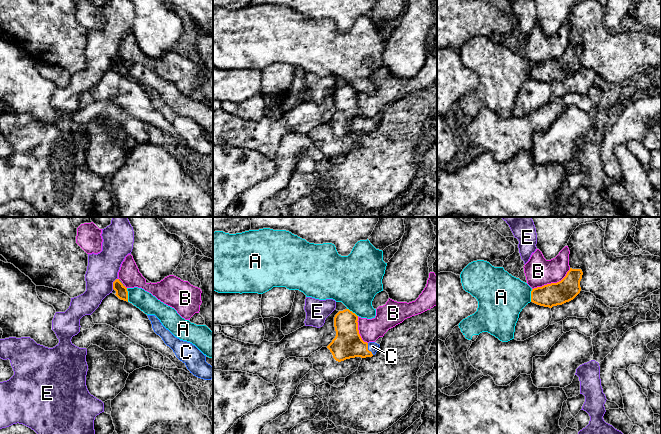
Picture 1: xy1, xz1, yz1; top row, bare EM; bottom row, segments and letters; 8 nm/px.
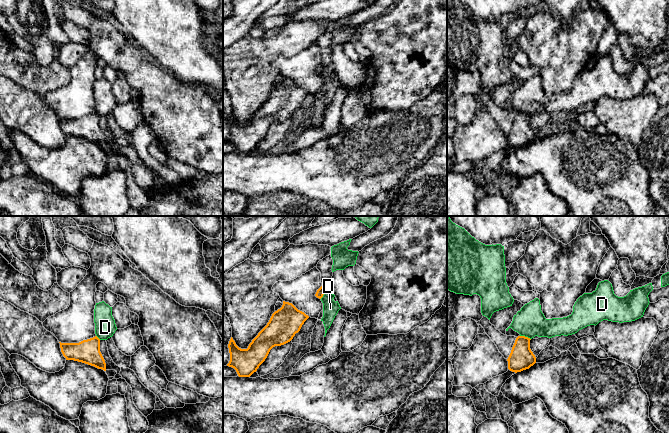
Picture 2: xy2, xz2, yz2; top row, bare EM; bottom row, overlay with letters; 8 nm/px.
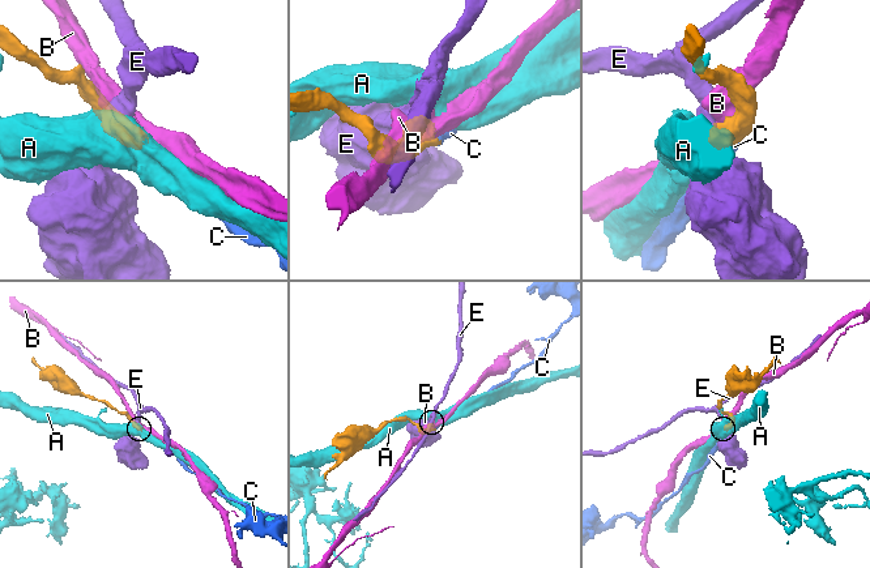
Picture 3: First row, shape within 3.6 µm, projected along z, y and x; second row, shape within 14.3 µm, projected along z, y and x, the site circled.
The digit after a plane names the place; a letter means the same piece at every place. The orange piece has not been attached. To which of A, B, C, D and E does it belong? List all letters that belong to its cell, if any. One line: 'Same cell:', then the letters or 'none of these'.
Same cell: C

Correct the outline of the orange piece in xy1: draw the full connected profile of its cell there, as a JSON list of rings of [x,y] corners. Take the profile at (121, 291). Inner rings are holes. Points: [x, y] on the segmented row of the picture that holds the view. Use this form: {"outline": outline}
{"outline": [[[116,279],[113,282],[113,289],[116,291],[116,296],[124,301],[128,302],[128,291],[127,288],[119,281],[119,279]]]}

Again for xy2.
{"outline": [[[97,336],[79,343],[59,343],[66,360],[82,362],[106,371],[106,363],[100,352],[100,339]]]}

